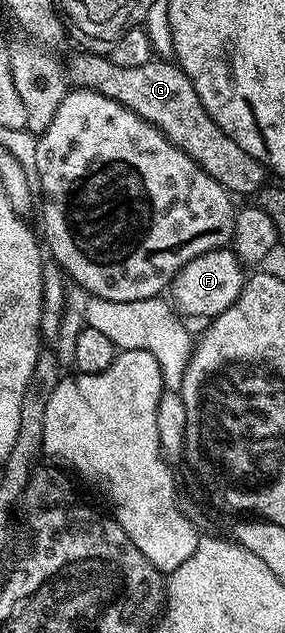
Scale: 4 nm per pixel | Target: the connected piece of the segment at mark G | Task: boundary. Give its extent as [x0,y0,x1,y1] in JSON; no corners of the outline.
[68,53,268,195]

